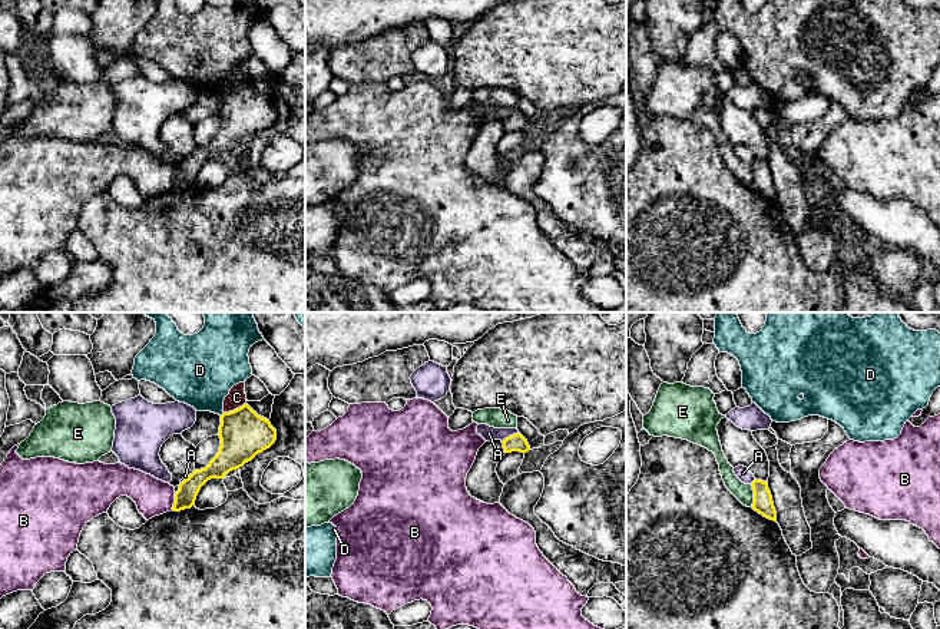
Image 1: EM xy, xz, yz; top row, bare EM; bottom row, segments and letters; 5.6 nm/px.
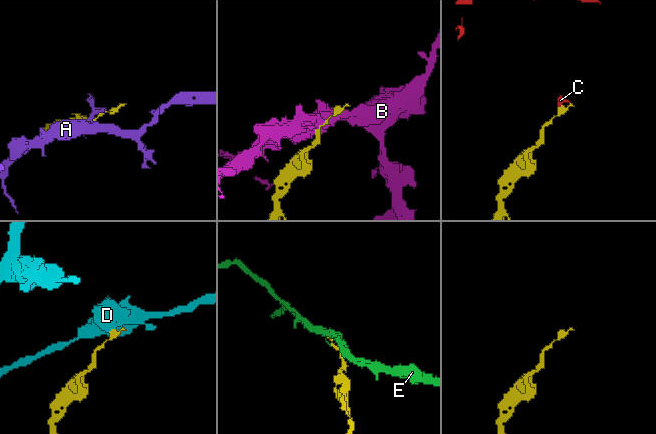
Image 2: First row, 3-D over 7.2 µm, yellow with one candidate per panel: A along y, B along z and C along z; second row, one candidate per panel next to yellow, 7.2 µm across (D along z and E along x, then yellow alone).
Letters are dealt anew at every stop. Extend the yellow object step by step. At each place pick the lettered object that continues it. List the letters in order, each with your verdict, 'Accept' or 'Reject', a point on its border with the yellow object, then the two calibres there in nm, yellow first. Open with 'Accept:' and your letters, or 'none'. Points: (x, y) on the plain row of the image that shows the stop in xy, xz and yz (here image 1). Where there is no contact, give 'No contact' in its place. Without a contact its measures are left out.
Accept: none
A: Reject. Touches yellow at xz (510, 115). Thickness 100 nm (yellow) against 80 nm
B: Reject. Touches yellow at xy (175, 181). Thickness 120 nm (yellow) against 200 nm
C: Reject. Touches yellow at xy (234, 89). Thickness 260 nm (yellow) against 110 nm
D: Reject. Touches yellow at xy (222, 93). Thickness 260 nm (yellow) against 360 nm
E: Reject. Touches yellow at yz (754, 175). Thickness 110 nm (yellow) against 100 nm

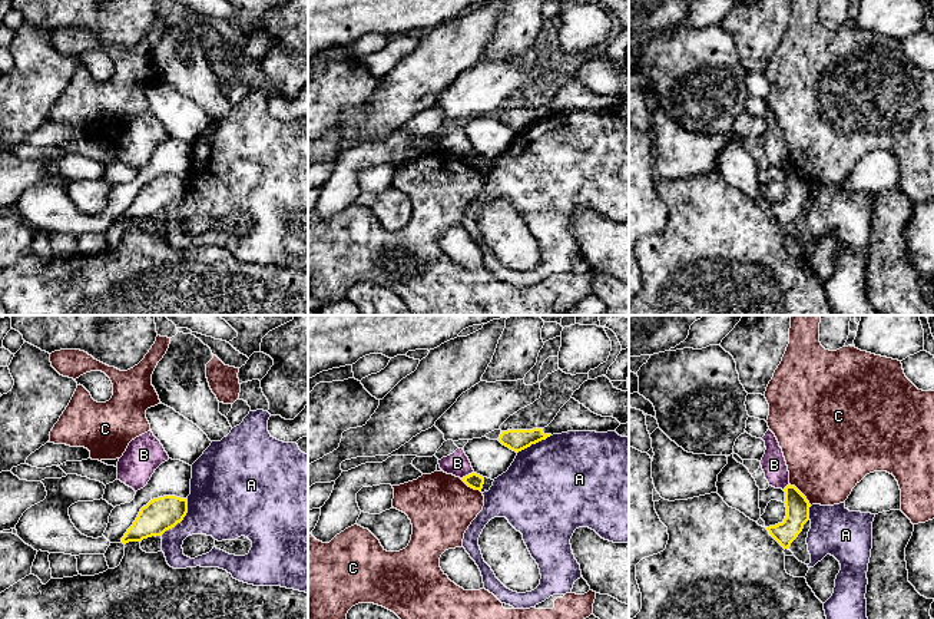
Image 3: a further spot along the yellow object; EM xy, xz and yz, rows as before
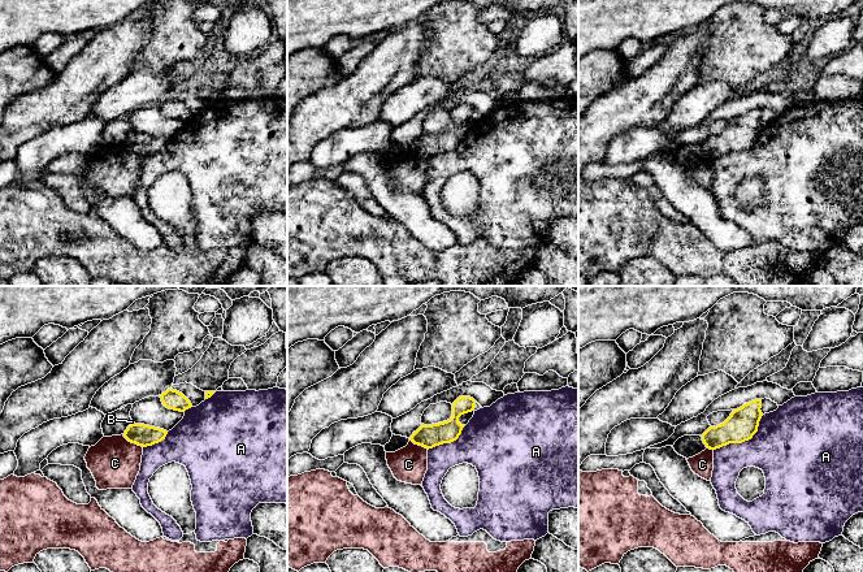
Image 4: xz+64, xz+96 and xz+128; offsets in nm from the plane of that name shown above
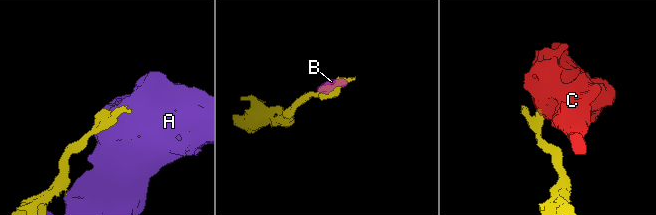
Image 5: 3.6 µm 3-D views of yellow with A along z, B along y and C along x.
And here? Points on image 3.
Accept: none
A: Reject. Touches yellow at xy (181, 199). Thickness 190 nm (yellow) against 380 nm
B: Reject. Touches yellow at xz (469, 154). Thickness 90 nm (yellow) against 130 nm
C: Reject. Touches yellow at yz (801, 172). Thickness 130 nm (yellow) against 440 nm

